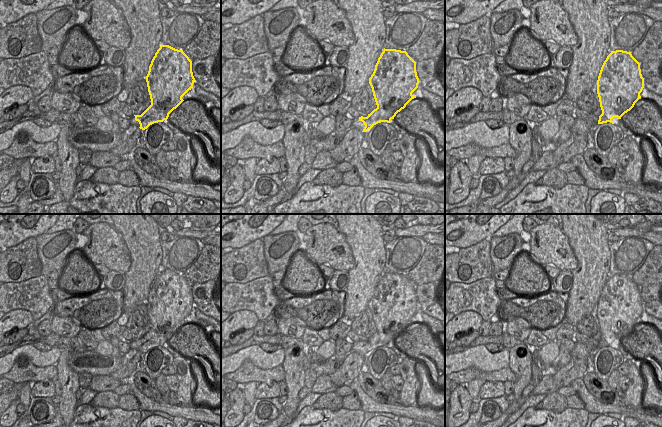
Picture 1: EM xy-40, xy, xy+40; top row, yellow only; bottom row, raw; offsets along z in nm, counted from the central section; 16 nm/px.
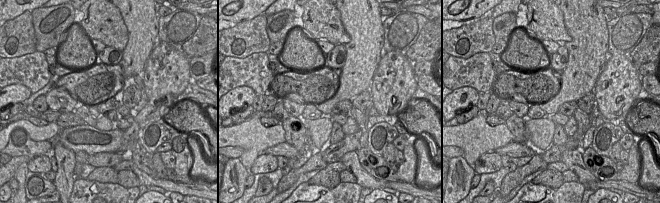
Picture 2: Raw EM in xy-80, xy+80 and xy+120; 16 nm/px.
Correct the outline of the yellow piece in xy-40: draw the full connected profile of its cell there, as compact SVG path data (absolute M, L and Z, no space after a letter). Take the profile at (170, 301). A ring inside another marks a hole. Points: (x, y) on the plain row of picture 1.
M161 269L151 285L146 300L151 329L141 339L134 339L140 348L139 352L145 354L154 347L167 344L169 338L184 325L182 321L193 312L194 305L192 285L183 274Z

